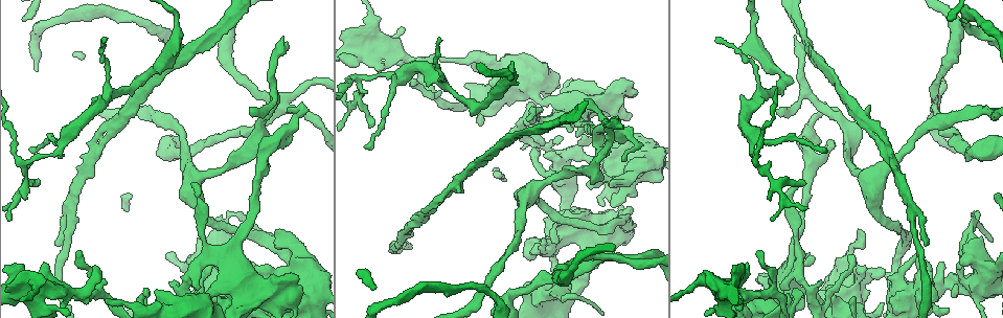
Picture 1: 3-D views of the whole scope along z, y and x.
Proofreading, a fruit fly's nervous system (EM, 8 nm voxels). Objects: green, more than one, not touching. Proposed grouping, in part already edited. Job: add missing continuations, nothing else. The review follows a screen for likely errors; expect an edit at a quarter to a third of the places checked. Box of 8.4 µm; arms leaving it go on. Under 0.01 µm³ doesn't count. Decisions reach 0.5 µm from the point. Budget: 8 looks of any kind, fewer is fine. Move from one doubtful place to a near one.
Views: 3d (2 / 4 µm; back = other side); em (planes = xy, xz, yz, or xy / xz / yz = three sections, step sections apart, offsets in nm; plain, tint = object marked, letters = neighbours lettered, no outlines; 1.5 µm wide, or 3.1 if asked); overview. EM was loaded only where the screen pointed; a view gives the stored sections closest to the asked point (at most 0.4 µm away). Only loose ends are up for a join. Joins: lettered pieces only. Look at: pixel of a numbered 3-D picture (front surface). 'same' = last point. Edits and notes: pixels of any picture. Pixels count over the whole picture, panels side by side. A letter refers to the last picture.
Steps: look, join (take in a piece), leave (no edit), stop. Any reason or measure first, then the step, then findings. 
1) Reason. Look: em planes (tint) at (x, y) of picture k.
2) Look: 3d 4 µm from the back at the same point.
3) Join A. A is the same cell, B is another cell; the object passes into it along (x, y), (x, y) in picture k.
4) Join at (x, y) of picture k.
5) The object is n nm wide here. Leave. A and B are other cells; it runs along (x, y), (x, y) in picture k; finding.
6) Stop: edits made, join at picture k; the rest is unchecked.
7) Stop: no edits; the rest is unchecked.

Stops while still wide. Look: em planes (tint) at (45, 267) of picture 1.

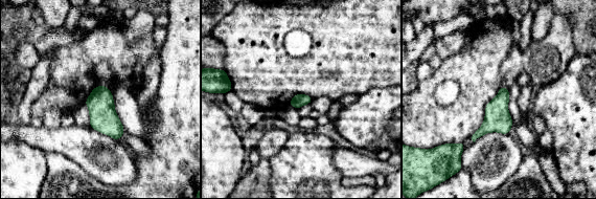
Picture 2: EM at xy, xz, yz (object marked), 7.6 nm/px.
What lies round it. Look: em planes (letters) at the same point.

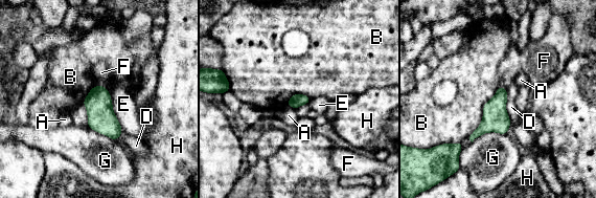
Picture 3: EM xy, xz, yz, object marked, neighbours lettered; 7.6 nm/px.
Leave. A, B, D, E, F, G and H are other cells; a border runs along (505, 89), (506, 113), (511, 123) in picture 3; no lettered piece goes on from it.

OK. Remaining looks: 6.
Free end. Look: em planes (plain) at (803, 184) of picture 1.

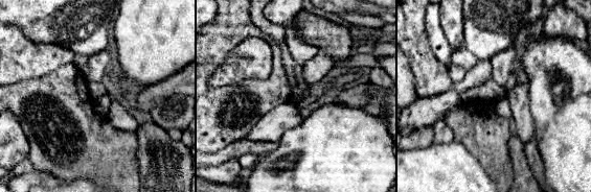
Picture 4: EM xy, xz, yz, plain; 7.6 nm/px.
With the object marked. Look: em planes (tint) at the same point.

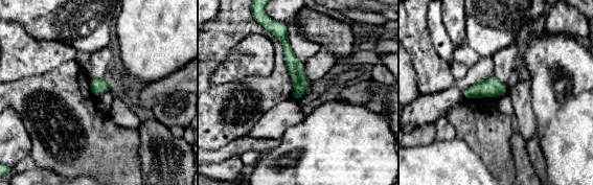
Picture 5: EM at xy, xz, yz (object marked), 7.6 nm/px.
See the neighbours. Look: em planes (letters) at the same point.

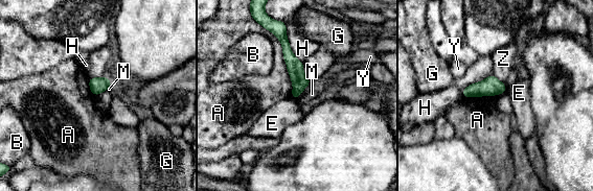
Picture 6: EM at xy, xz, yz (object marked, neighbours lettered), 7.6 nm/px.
The longest contact is with A, 600 nm. Leave. A, B, E, G, H, M, Y and Z are other cells; it runs along (281, 31), (295, 67), (295, 95) in picture 6; no lettered piece goes on from it.

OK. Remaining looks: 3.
An open end. Look: em planes (letters) at (282, 36) of picture 1.

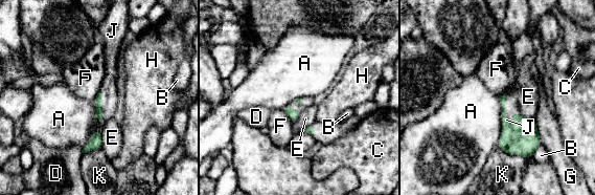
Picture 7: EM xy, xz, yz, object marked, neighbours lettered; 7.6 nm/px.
Join J. J is the same cell, A, B, C, D, E, F, G, H and K are other cells; the object passes into it along (522, 138), (504, 113), (511, 108) in picture 7; it goes on there.

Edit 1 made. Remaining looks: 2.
Stop: edits made, join at picture 7; the rest is unchecked.

